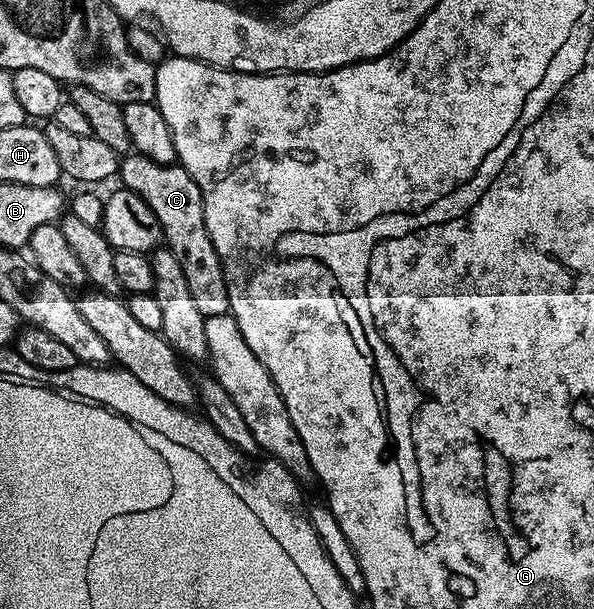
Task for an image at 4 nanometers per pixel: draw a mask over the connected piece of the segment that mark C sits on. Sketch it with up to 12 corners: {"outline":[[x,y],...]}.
{"outline":[[121,157],[121,187],[140,194],[184,269],[194,305],[227,315],[224,270],[202,191],[177,162]]}

